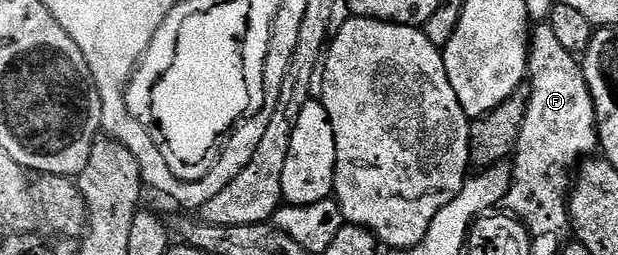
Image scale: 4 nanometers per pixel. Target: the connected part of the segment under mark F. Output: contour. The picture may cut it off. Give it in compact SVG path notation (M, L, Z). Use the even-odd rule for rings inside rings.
M547 22L537 23L530 32L526 87L526 122L522 122L522 134L518 134L516 151L510 160L512 185L506 208L522 221L533 237L556 236L559 232L567 233L570 228L574 169L599 149L600 135L581 61L558 43Z

